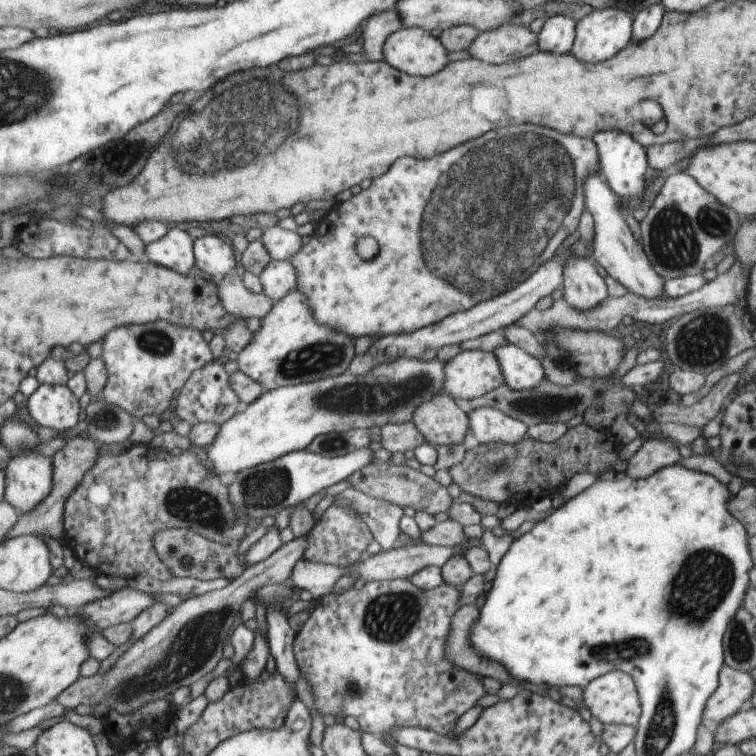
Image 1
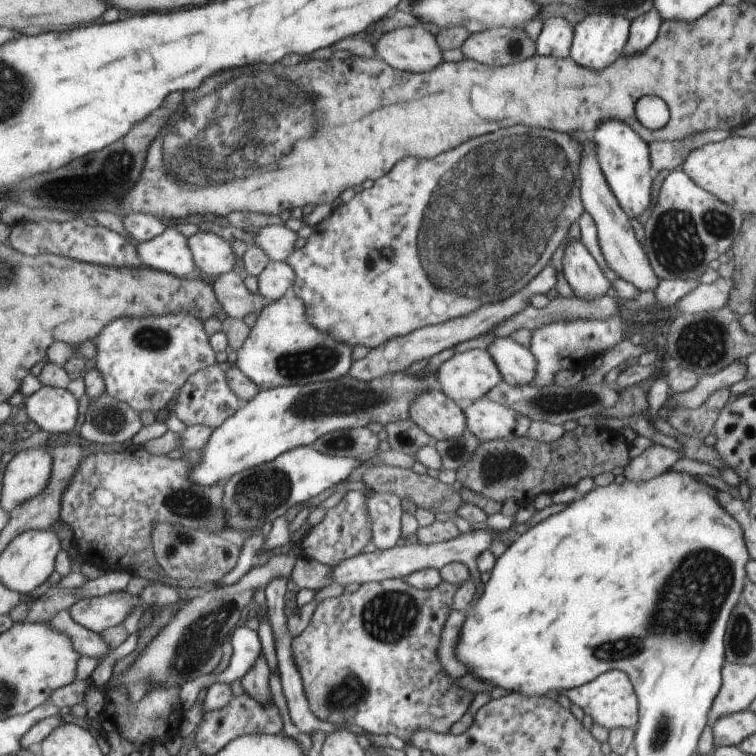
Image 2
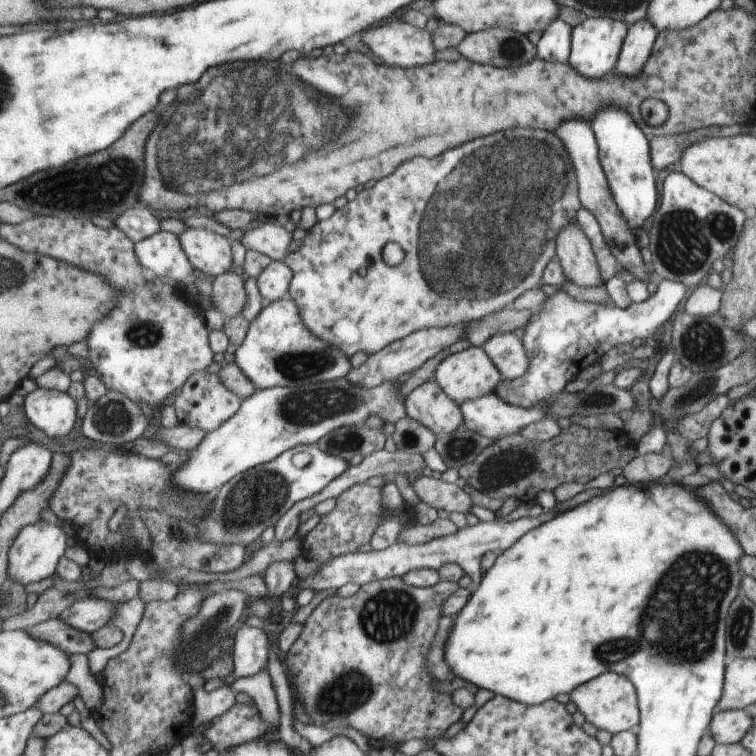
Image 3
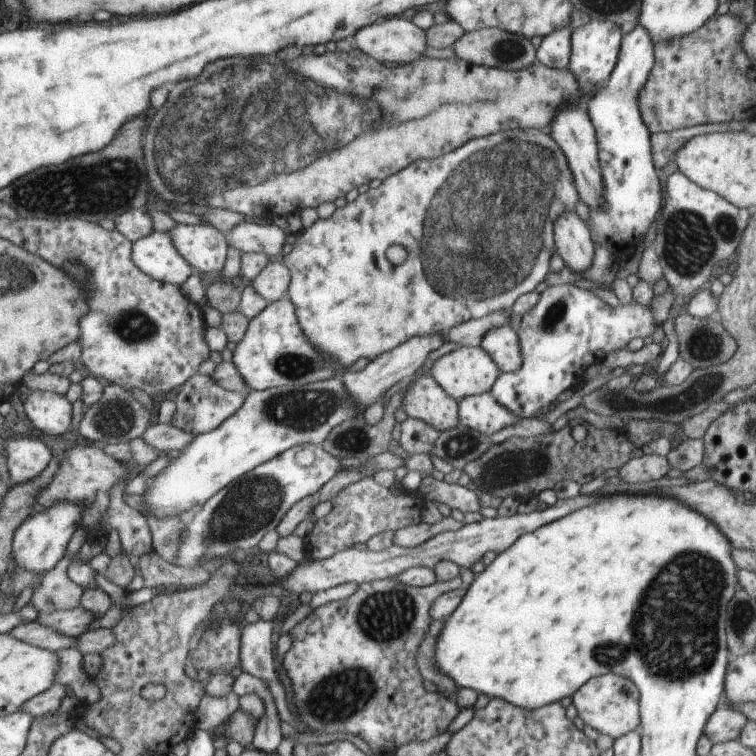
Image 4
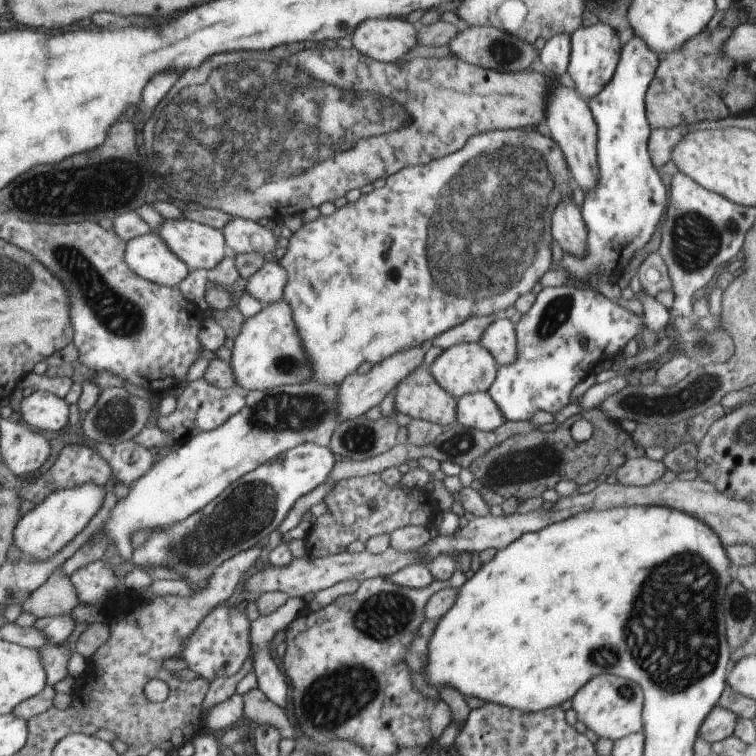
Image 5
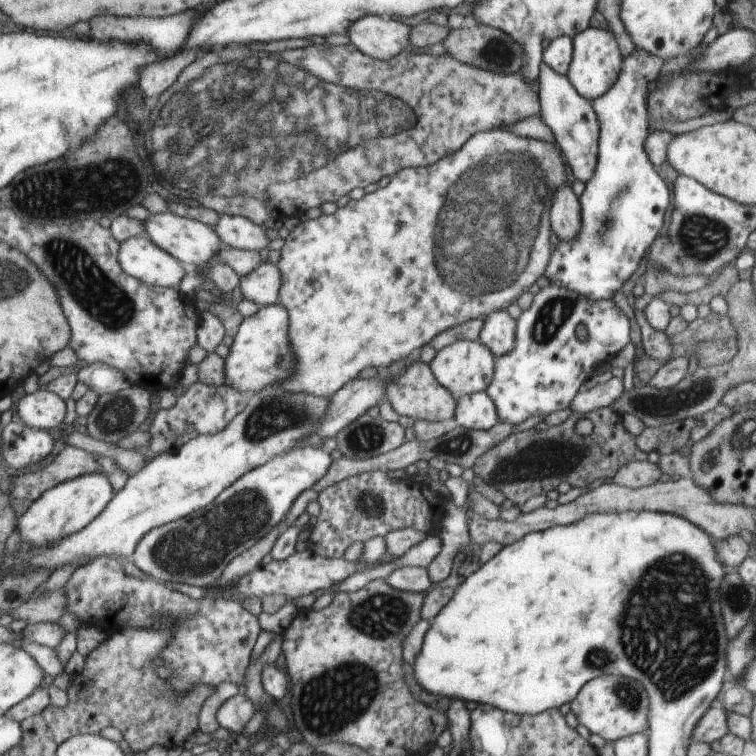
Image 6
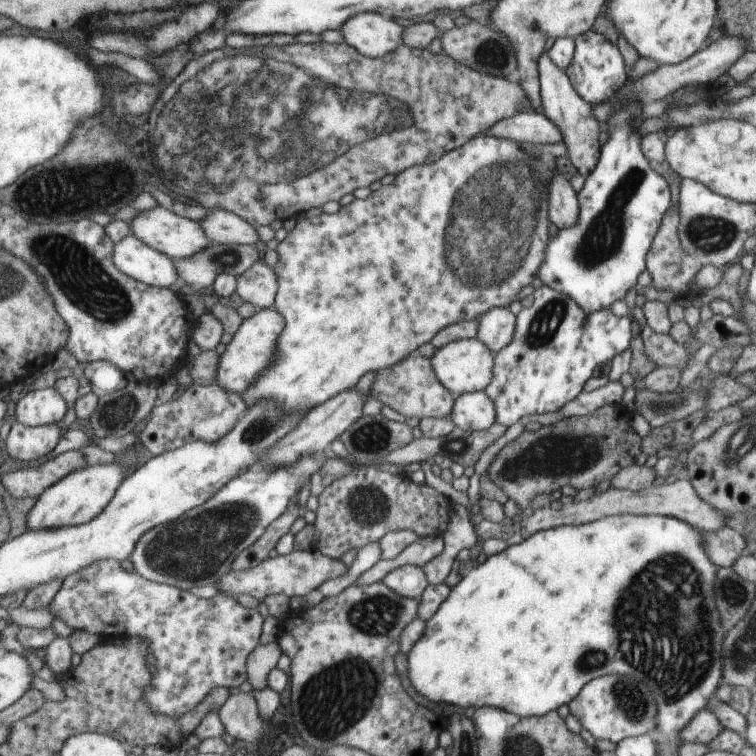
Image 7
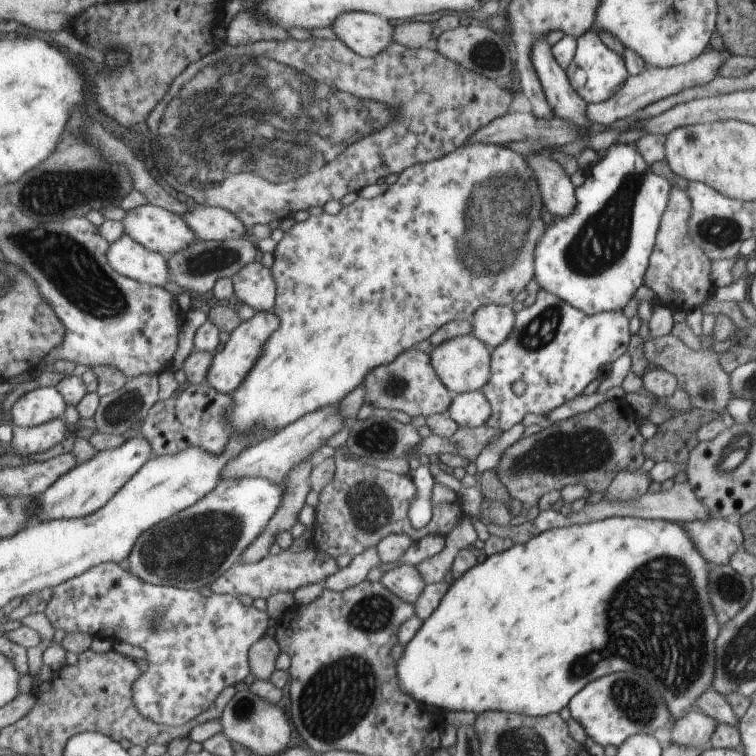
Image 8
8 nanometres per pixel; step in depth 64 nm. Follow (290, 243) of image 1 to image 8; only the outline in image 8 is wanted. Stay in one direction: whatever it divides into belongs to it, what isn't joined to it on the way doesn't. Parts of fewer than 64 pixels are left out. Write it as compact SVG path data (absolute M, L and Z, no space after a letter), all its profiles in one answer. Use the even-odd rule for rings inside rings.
M221 207L190 209L185 215L179 215L193 231L196 240L224 241L241 239L247 235L246 226L228 210Z

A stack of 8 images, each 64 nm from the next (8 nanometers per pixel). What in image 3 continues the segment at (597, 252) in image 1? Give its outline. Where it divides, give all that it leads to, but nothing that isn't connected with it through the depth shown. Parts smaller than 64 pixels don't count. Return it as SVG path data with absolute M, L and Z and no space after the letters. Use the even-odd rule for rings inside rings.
M571 120L571 122L565 122L563 126L559 126L559 130L555 130L555 134L561 138L560 141L570 152L571 162L574 162L575 174L578 174L580 206L595 217L601 236L608 246L612 258L615 259L621 270L629 272L636 281L645 282L646 284L650 274L645 271L639 249L635 245L632 230L628 227L626 220L618 211L612 199L606 175L602 170L601 163L598 161L597 140L594 138L589 123L583 124L579 120Z

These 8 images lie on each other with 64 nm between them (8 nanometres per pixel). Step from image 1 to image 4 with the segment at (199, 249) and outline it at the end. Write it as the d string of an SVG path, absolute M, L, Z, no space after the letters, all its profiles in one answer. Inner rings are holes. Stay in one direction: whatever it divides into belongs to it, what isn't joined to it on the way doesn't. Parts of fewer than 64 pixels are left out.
M177 223L167 233L170 234L172 243L179 250L179 254L190 263L192 269L195 269L197 272L205 272L205 274L207 272L215 272L217 274L221 268L224 268L224 263L227 262L228 250L222 231L205 224L183 225Z

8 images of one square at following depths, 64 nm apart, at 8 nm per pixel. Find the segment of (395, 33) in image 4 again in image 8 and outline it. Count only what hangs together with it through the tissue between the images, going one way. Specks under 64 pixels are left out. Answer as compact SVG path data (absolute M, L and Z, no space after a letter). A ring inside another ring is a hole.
M351 11L340 15L331 26L337 40L363 57L383 53L393 44L393 26L373 13Z

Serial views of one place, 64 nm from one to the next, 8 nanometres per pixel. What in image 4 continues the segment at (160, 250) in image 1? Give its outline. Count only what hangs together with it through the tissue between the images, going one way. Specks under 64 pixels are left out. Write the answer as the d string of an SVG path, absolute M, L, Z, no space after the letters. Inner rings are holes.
M153 231L134 243L135 264L155 280L179 286L191 274L190 263L179 254L169 233Z

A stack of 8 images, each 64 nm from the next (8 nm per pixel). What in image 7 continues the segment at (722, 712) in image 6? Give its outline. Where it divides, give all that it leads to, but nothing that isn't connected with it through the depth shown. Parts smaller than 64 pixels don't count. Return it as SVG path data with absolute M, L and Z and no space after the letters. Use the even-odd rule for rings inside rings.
M705 708L690 721L690 724L683 727L679 734L681 742L703 743L707 746L708 742L714 740L724 729L716 714Z

